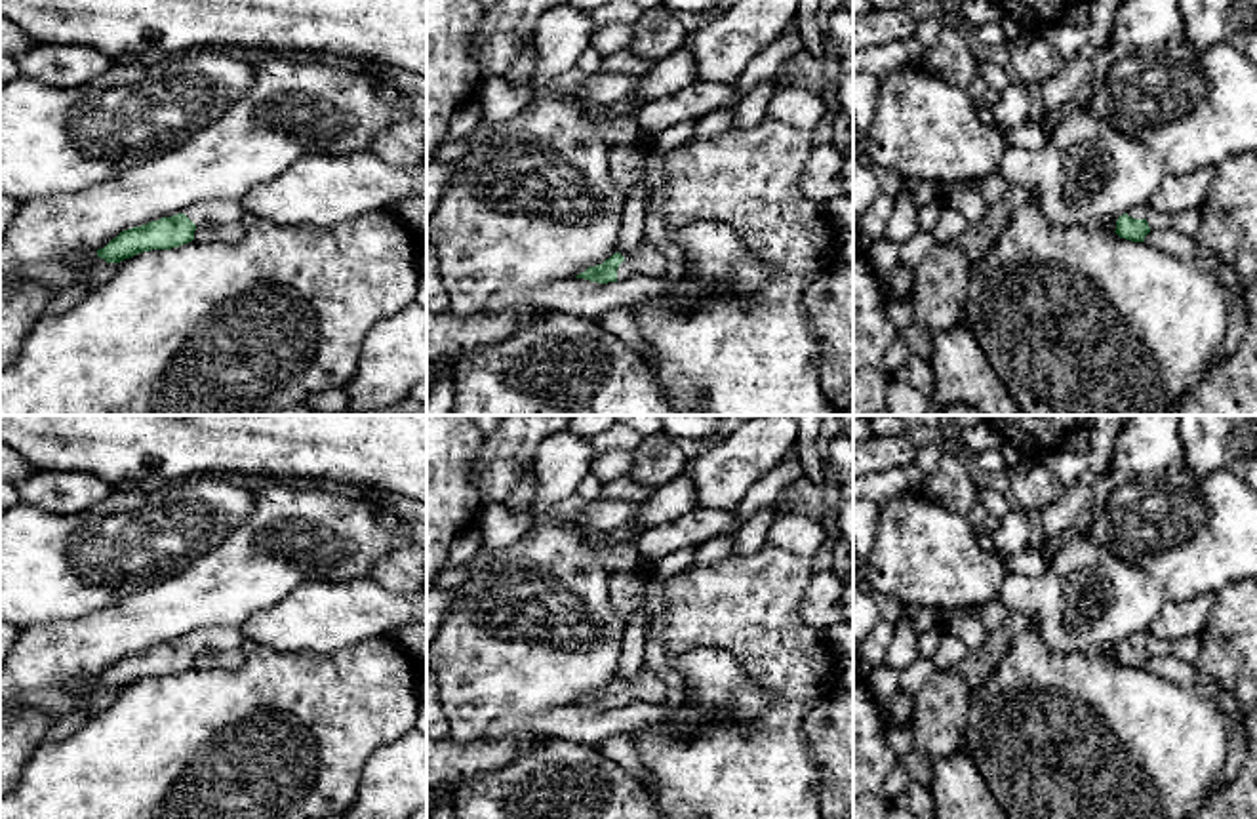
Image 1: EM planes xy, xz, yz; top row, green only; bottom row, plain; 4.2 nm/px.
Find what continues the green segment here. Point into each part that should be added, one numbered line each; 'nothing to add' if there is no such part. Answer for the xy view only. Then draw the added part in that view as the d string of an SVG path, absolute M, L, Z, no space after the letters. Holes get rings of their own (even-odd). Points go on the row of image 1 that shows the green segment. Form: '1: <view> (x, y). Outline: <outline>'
1: xy (208, 212). Outline: M202 200L183 211L196 227L225 227L240 223L246 210L242 200Z

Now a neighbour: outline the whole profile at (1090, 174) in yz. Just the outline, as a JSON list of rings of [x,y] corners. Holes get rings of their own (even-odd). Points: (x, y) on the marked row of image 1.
[[[1086,97],[1063,112],[1042,150],[1008,147],[996,171],[1027,187],[1028,204],[1051,225],[1086,230],[1105,230],[1131,208],[1148,206],[1167,175],[1148,145],[1097,118]]]

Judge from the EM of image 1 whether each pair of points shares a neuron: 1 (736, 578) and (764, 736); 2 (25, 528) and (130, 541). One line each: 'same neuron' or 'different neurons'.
1: same neuron
2: same neuron

